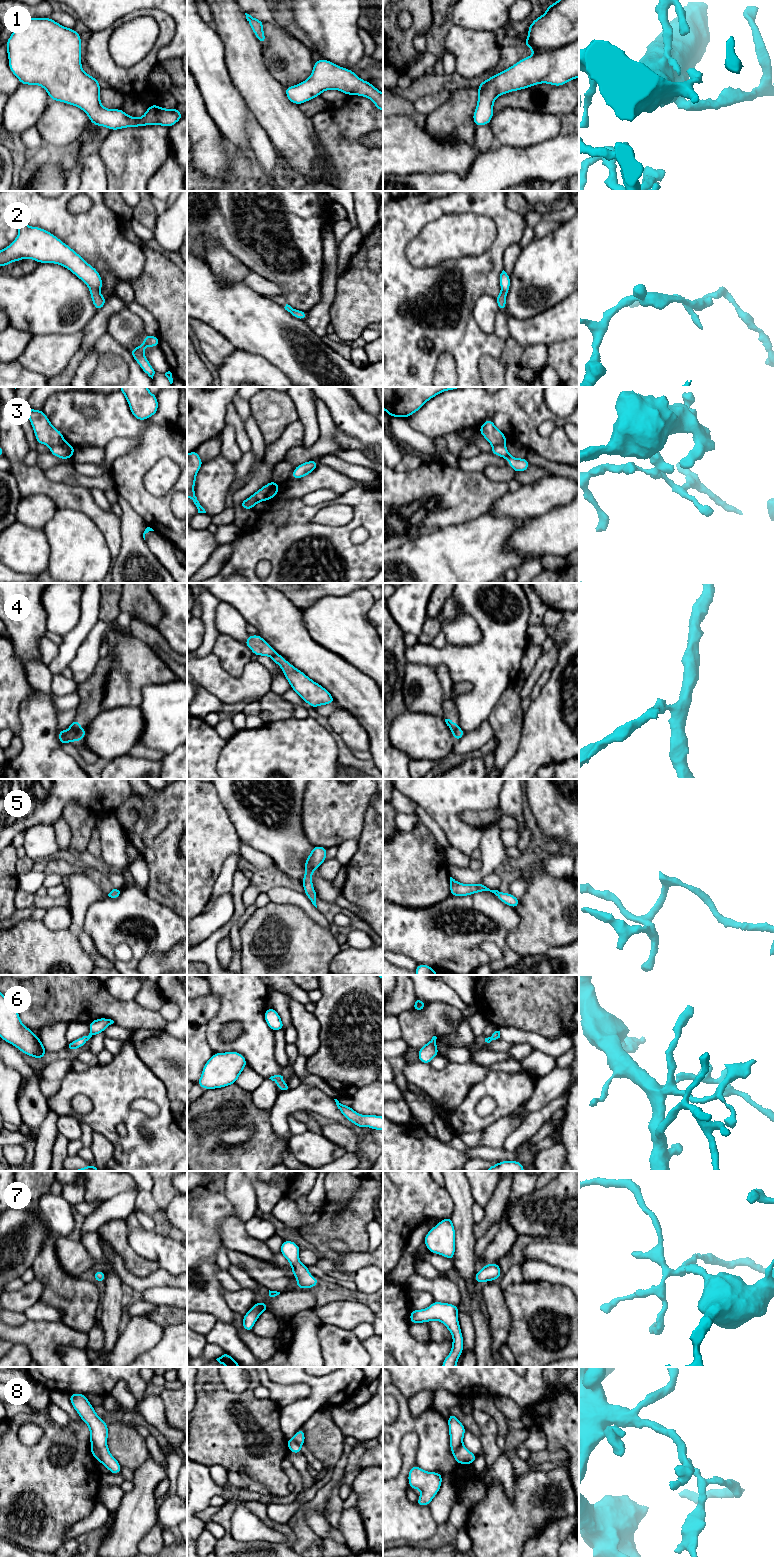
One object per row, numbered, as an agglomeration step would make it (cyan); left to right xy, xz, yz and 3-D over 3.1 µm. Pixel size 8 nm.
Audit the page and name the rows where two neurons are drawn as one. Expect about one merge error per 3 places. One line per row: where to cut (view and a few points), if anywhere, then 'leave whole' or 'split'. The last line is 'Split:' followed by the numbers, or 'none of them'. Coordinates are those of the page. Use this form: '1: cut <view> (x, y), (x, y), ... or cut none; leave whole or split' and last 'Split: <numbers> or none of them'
1: cut none; leave whole
2: cut none; leave whole
3: cut xy (64, 441), (51, 447); split
4: cut xy (80, 727), (76, 732), (74, 740); split
5: cut none; leave whole
6: cut none; leave whole
7: cut none; leave whole
8: cut xy (91, 1443), (97, 1449), (100, 1461); split
Split: 3, 4, 8

